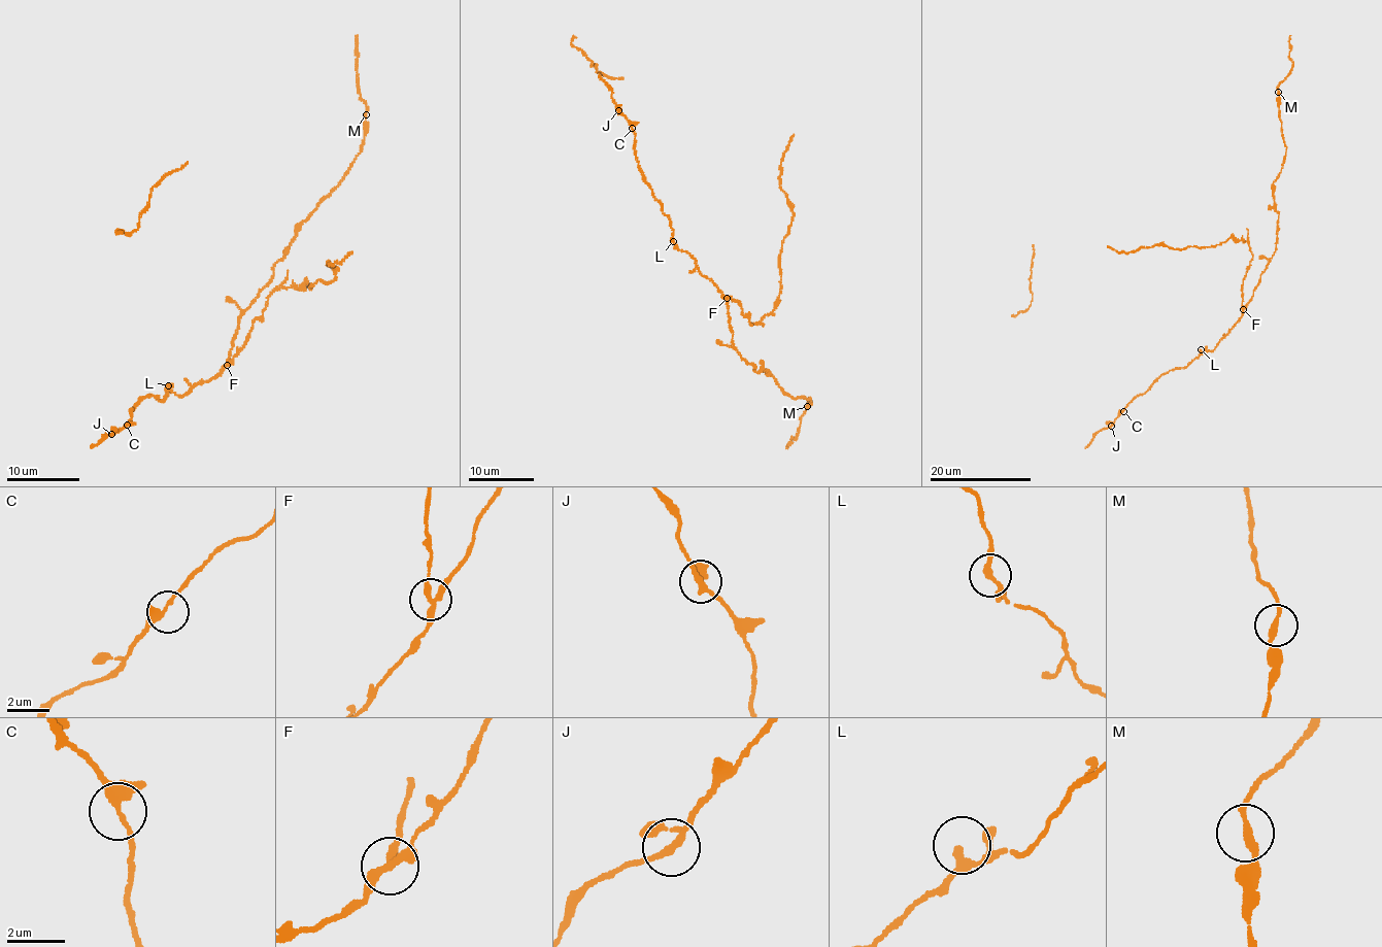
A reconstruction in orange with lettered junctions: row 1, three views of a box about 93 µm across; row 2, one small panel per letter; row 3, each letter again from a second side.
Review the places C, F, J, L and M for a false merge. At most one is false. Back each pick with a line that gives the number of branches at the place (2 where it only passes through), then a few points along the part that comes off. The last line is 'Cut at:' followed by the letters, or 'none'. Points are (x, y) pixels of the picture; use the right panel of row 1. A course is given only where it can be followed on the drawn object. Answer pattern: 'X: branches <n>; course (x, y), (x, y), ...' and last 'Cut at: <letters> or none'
F: branches 3; course (1243, 308), (1243, 279), (1252, 255), (1247, 241), (1228, 238), (1210, 246), (1157, 245), (1121, 252), (1107, 245)
Cut at: F

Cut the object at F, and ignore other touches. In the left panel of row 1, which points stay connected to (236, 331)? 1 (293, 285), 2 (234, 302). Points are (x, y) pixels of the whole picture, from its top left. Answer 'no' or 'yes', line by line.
1: no
2: yes

